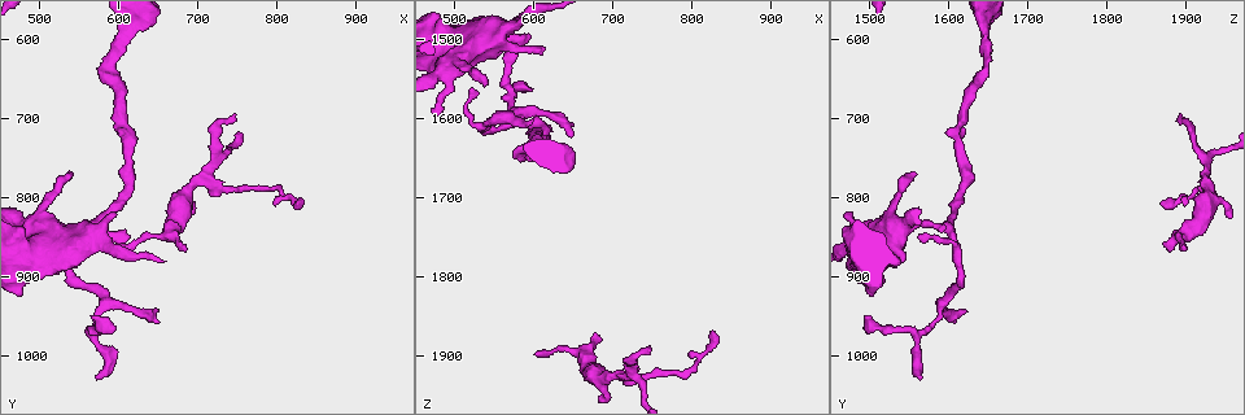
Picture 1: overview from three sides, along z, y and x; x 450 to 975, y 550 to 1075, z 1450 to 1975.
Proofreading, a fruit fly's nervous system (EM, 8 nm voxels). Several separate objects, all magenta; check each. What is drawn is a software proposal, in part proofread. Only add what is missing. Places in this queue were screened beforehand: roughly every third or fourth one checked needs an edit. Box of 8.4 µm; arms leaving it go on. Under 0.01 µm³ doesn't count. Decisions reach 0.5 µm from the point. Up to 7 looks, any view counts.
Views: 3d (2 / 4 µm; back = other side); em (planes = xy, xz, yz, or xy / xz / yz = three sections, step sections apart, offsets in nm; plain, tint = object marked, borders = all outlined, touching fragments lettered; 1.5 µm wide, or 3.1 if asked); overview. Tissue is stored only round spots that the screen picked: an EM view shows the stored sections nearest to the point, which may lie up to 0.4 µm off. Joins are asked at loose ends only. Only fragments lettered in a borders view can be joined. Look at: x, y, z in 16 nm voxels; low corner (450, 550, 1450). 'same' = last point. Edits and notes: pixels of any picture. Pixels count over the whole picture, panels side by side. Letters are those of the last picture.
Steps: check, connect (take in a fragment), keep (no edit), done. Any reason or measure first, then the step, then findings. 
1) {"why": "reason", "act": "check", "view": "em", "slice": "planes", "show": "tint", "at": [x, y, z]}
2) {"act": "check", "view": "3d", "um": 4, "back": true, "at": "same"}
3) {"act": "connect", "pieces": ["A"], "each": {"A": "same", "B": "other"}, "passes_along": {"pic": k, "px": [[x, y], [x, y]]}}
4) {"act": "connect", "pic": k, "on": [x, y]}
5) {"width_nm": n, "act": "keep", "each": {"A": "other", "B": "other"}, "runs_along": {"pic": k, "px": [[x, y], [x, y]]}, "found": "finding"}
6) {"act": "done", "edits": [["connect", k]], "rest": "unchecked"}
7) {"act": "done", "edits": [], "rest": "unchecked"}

{"why": "branch stops here", "act": "check", "view": "em", "slice": "planes", "show": "borders", "at": [595, 970, 1495]}

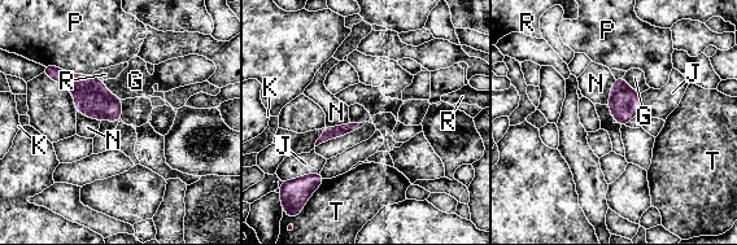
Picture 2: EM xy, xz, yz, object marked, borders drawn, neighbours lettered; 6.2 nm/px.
{"longest_contact_nm": ["P", 300], "act": "keep", "each": {"G": "other", "J": "other", "K": "other", "N": "other", "P": "other", "R": "other", "T": "other"}, "border": {"pic": 2, "px": [[615, 79], [607, 104]]}, "found": "no lettered fragment goes on from it"}

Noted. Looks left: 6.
{"why": "free end", "act": "check", "view": "3d", "um": 4, "at": [615, 855, 1515]}

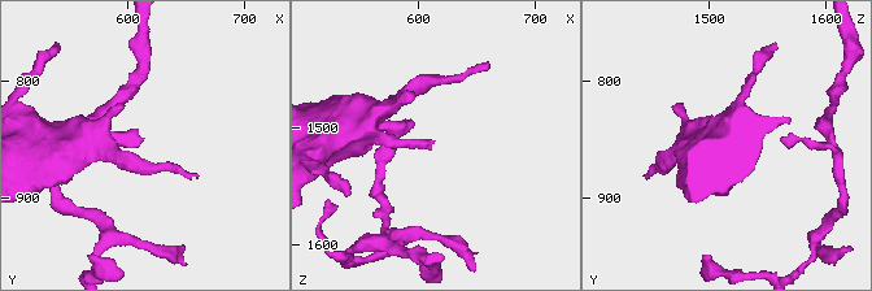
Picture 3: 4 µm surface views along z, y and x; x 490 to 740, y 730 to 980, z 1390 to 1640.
{"why": "shape alone is not enough", "act": "check", "view": "em", "slice": "xy", "step": 8, "show": "borders", "at": [614, 850, 1514]}

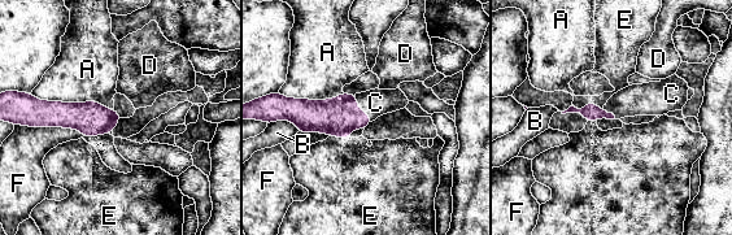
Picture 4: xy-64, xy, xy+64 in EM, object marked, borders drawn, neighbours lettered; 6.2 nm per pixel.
{"longest_contact_nm": ["A", 480], "act": "connect", "pieces": ["C"], "each": {"A": "other", "B": "other", "C": "same", "D": "other", "E": "other", "F": "other"}, "found": "the neuron continues"}

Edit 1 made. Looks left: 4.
{"why": "an open end", "act": "check", "view": "3d", "um": 2, "at": [605, 860, 1895]}

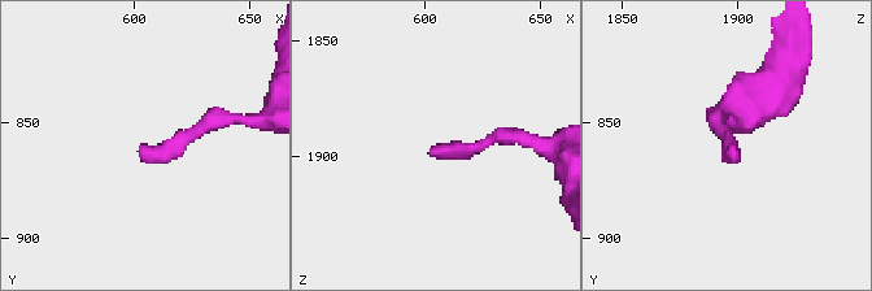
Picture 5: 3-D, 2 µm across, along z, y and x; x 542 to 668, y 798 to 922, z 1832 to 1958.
{"act": "check", "view": "em", "slice": "xy", "step": 8, "show": "borders", "at": [601, 860, 1898]}

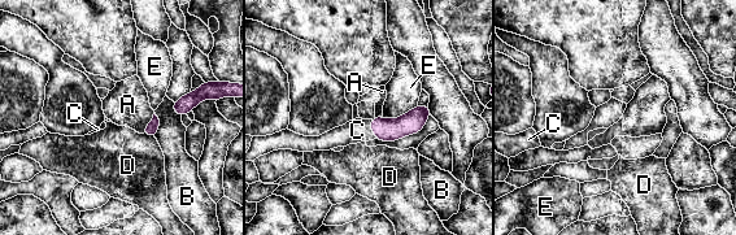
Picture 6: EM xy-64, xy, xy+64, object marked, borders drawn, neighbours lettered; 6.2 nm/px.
{"longest_contact_nm": ["E", 240], "act": "connect", "pieces": ["C"], "each": {"A": "other", "B": "other", "C": "same", "D": "other", "E": "other"}, "found": "the neuron continues"}

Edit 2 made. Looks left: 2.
{"act": "done", "edits": [["connect", 4], ["connect", 6]], "rest": "unchecked"}

